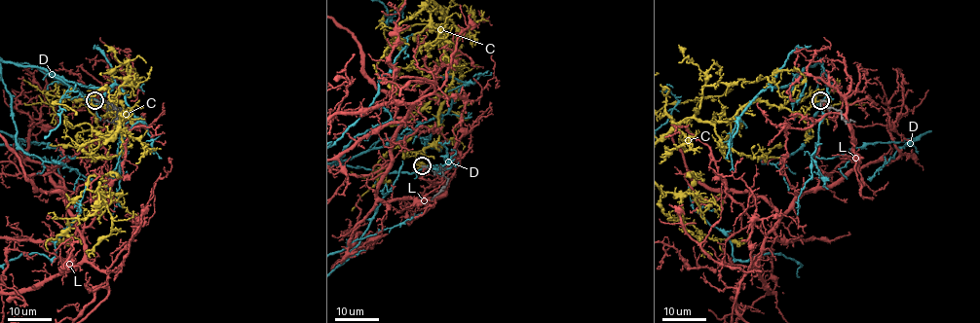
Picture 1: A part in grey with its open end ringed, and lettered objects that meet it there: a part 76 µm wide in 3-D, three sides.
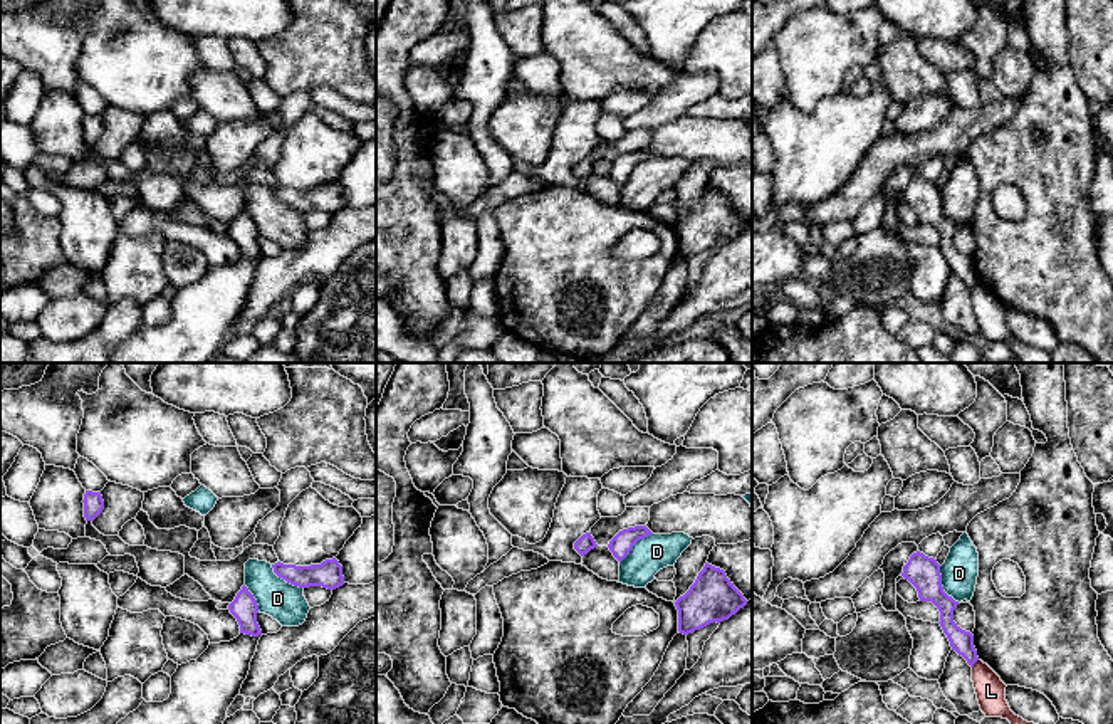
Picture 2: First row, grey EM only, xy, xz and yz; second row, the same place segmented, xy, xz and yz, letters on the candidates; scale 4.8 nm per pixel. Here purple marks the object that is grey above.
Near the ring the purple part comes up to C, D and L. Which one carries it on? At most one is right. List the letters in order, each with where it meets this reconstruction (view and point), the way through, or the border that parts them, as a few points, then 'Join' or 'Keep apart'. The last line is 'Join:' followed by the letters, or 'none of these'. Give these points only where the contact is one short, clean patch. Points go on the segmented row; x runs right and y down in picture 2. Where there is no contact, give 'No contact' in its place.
C: No contact. Join
D: Touches purple at yz (942, 587). Boundary: yz (939, 566), (942, 588), (959, 602). Keep apart
L: Touches purple at yz (974, 662). Boundary: yz (977, 659), (972, 667). Keep apart
Join: C

